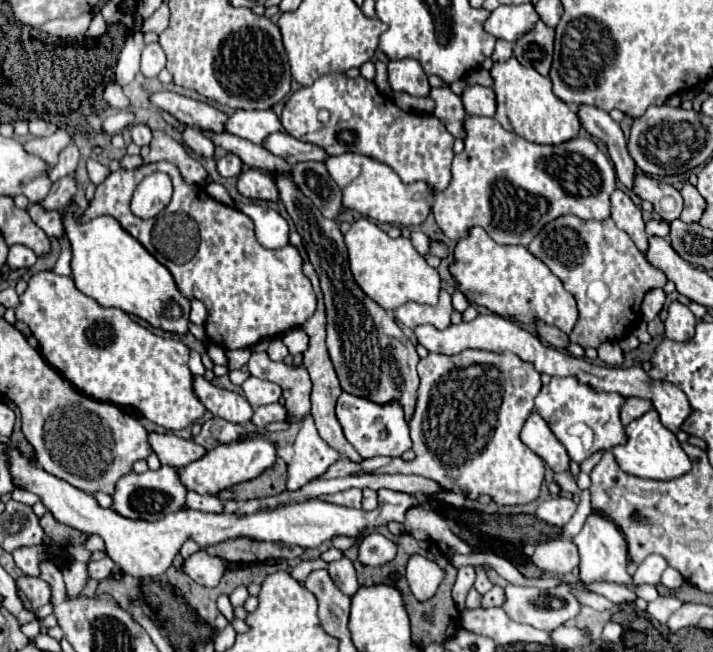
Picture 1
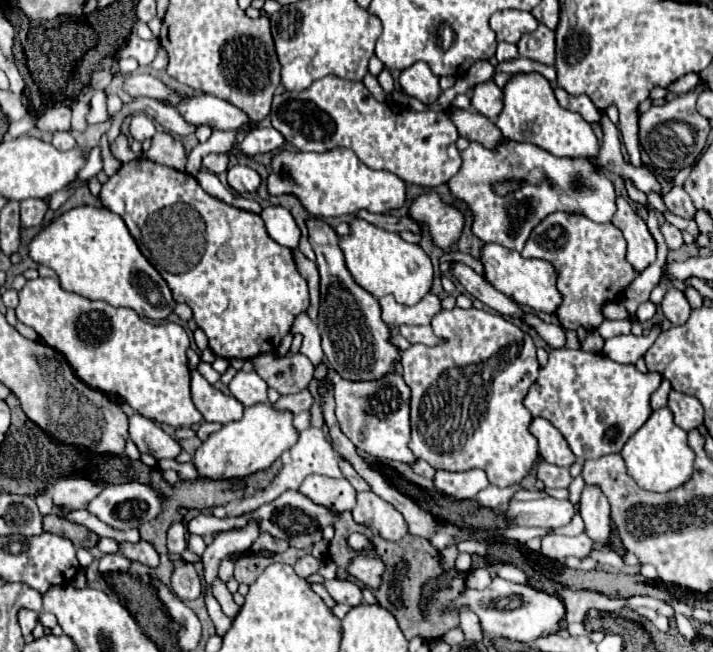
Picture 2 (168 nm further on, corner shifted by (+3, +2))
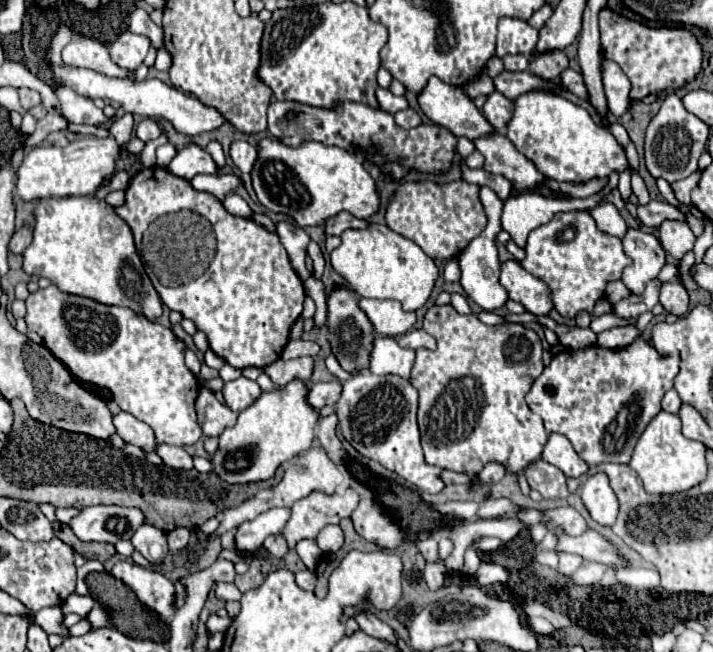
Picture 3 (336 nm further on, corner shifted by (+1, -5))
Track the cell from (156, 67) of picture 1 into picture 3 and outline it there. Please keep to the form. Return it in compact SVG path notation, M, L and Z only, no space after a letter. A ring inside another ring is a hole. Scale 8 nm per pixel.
M125 31L109 45L109 53L111 53L111 59L119 67L135 71L143 63L145 55L149 51L149 45L151 43L149 43L149 39L145 39L145 35Z

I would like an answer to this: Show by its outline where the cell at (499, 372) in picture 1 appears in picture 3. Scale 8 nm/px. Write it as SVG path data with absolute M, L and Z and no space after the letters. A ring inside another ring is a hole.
M433 305L423 319L423 329L437 341L435 351L415 351L417 355L411 371L411 385L419 391L417 423L421 431L425 463L457 473L477 475L491 461L501 463L507 473L519 473L531 461L537 461L543 453L549 433L543 427L541 417L529 411L525 395L543 371L543 347L539 335L519 323L485 325L475 313L459 315L451 305Z

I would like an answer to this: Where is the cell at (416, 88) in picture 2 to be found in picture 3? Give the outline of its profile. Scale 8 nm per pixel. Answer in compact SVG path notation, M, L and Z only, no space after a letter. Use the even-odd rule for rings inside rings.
M435 75L429 77L427 85L421 89L421 93L417 95L419 107L421 111L437 125L447 127L453 135L457 137L467 137L467 139L475 139L475 137L483 137L489 135L493 131L493 127L487 123L487 119L481 115L481 111L473 105L473 101L465 95L465 91L461 87L453 87L443 83L441 79L437 79Z

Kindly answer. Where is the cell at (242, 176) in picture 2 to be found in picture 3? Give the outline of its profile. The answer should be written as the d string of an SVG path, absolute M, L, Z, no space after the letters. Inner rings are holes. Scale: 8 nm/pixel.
M195 175L191 185L197 191L207 191L217 199L223 199L227 193L241 187L241 179L237 175Z

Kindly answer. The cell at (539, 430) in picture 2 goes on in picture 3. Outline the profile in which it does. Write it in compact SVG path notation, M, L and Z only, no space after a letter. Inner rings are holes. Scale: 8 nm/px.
M559 433L549 435L541 459L559 467L567 477L575 477L575 479L583 477L589 469L589 465L575 453L569 439L565 435L559 435Z

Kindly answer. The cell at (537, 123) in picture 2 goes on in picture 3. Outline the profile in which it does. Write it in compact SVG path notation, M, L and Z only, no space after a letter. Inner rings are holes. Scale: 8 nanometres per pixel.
M531 91L525 95L519 95L515 99L515 111L507 125L507 139L527 157L537 163L537 169L555 181L589 181L593 177L607 177L611 171L623 171L627 167L625 151L615 141L615 137L601 125L595 125L591 115L583 109L573 105L561 95L543 93L543 91Z

